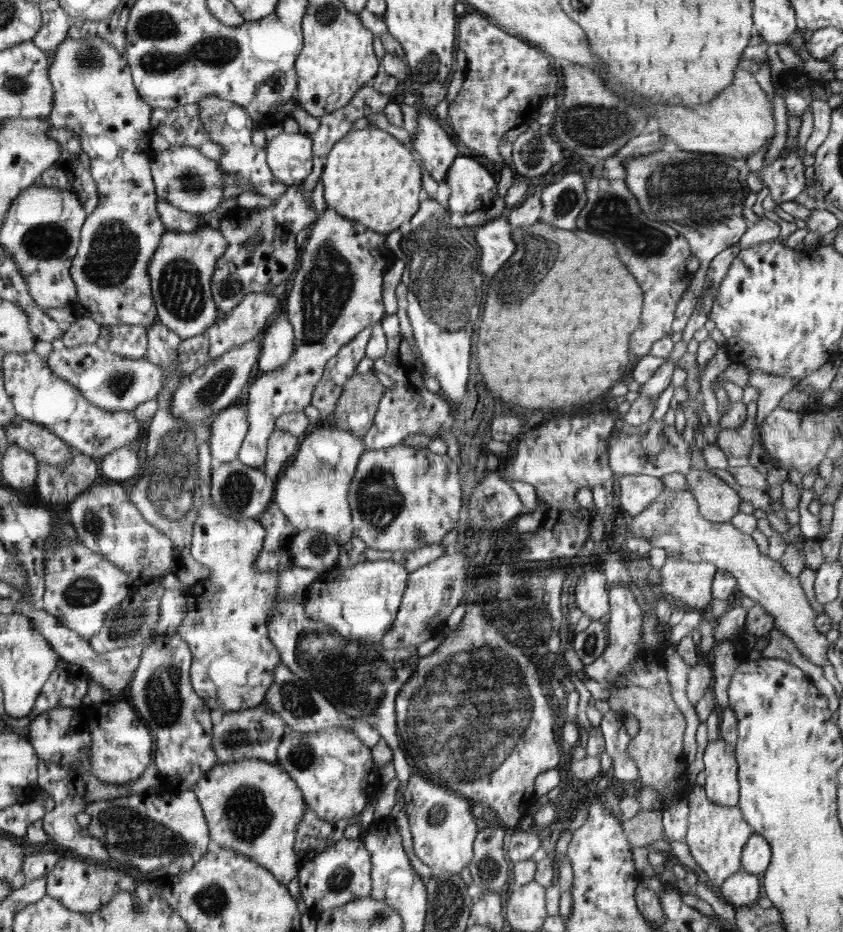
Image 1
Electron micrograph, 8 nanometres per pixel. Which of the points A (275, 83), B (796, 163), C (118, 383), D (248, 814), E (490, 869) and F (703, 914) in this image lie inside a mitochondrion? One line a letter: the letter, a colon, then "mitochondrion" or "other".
A: other
B: other
C: mitochondrion
D: mitochondrion
E: mitochondrion
F: other

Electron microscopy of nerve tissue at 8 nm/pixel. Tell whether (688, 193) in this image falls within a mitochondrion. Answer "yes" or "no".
yes

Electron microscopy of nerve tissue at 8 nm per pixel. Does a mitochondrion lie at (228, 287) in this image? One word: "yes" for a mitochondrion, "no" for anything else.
yes

